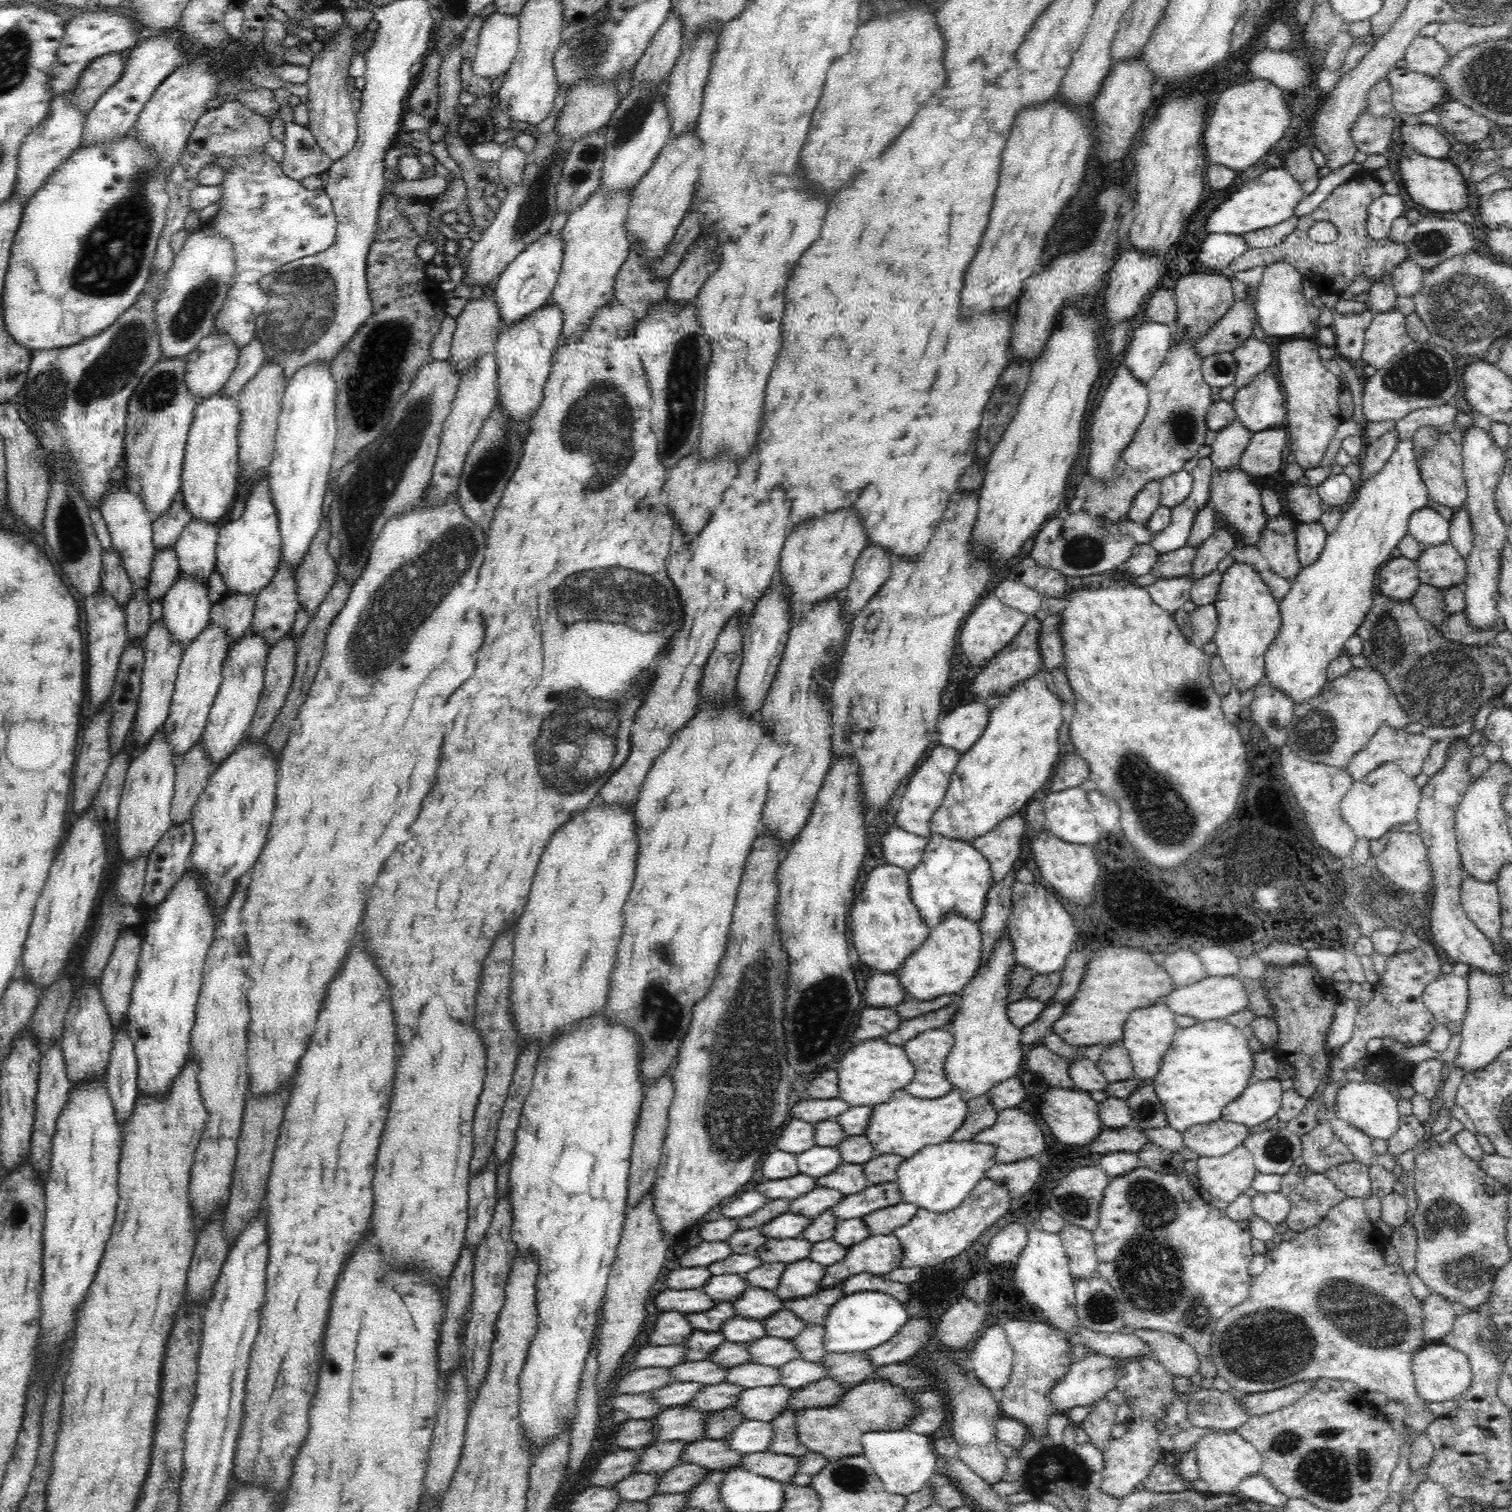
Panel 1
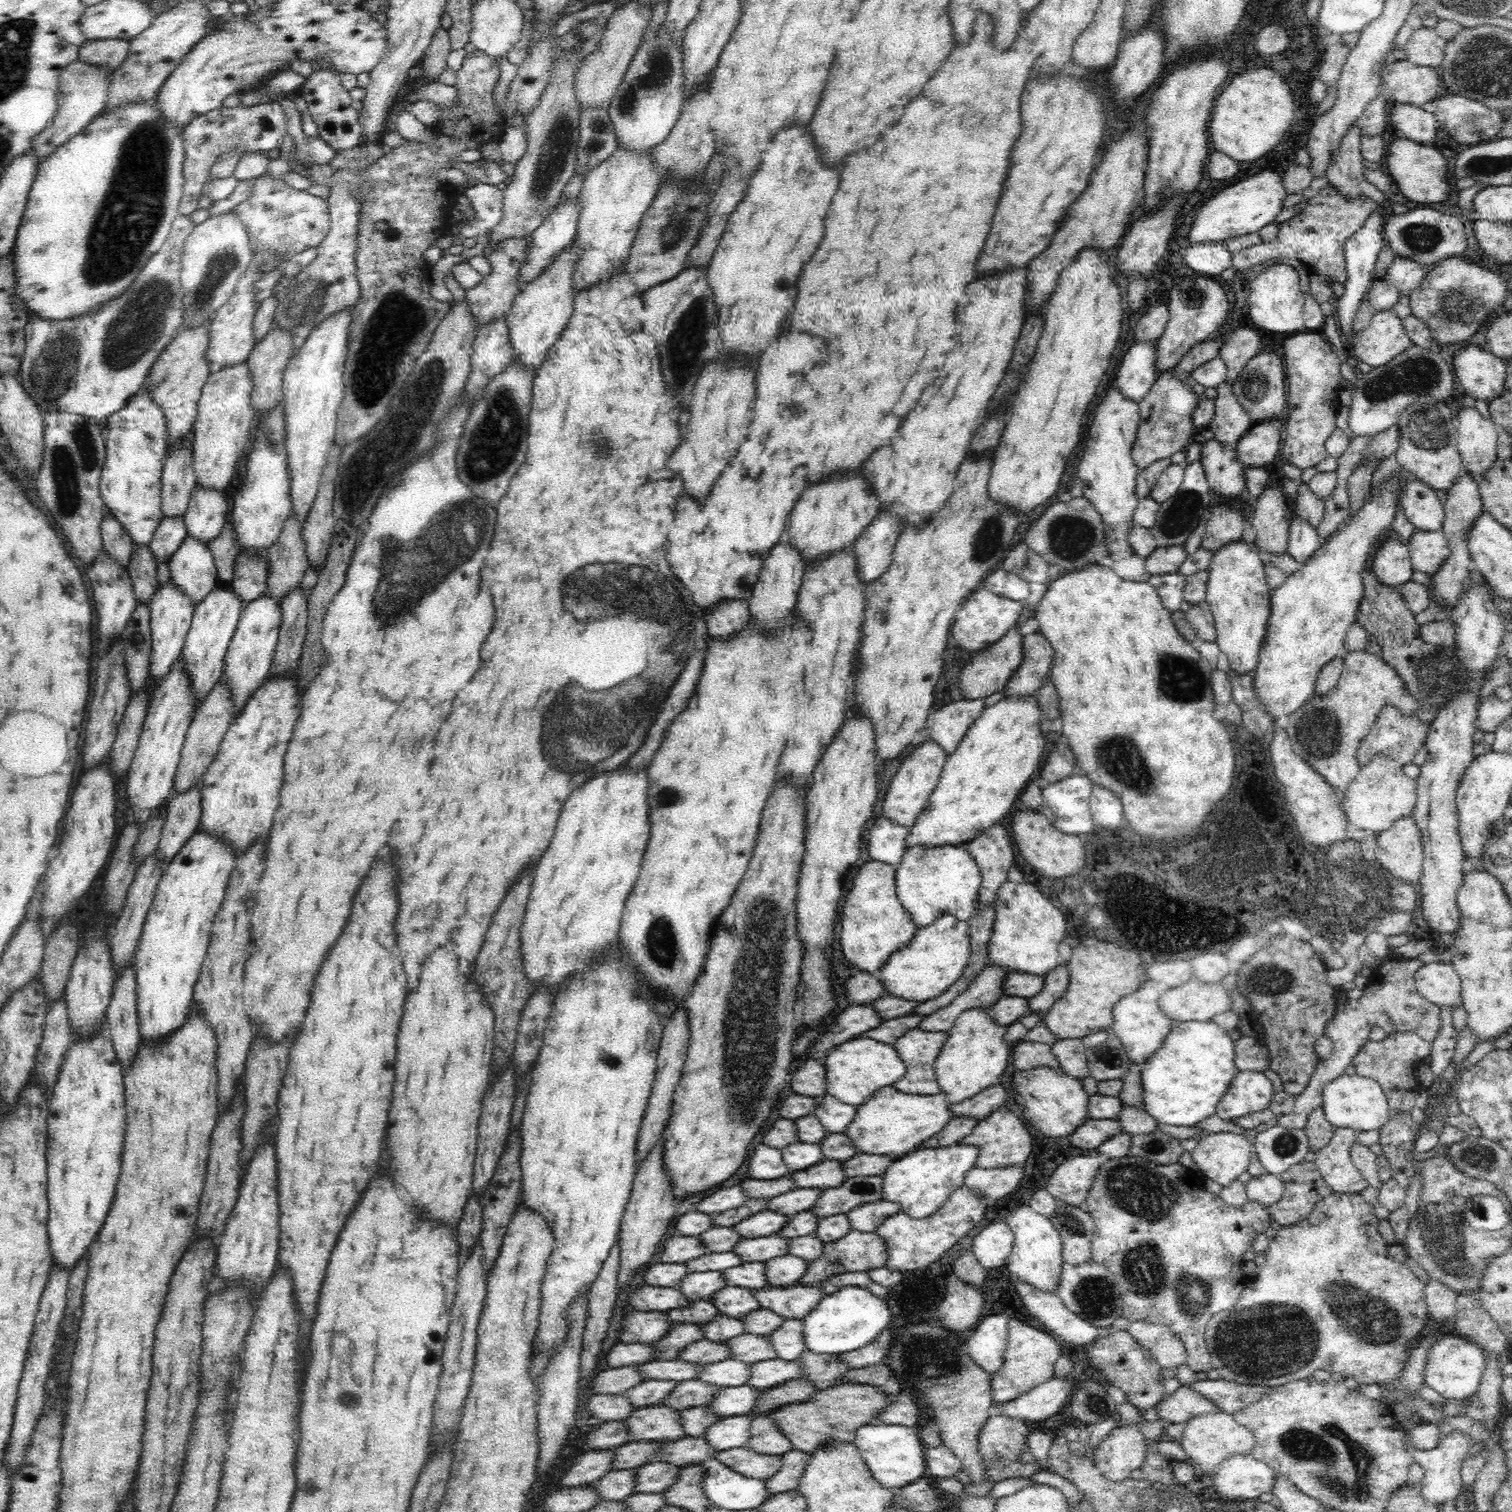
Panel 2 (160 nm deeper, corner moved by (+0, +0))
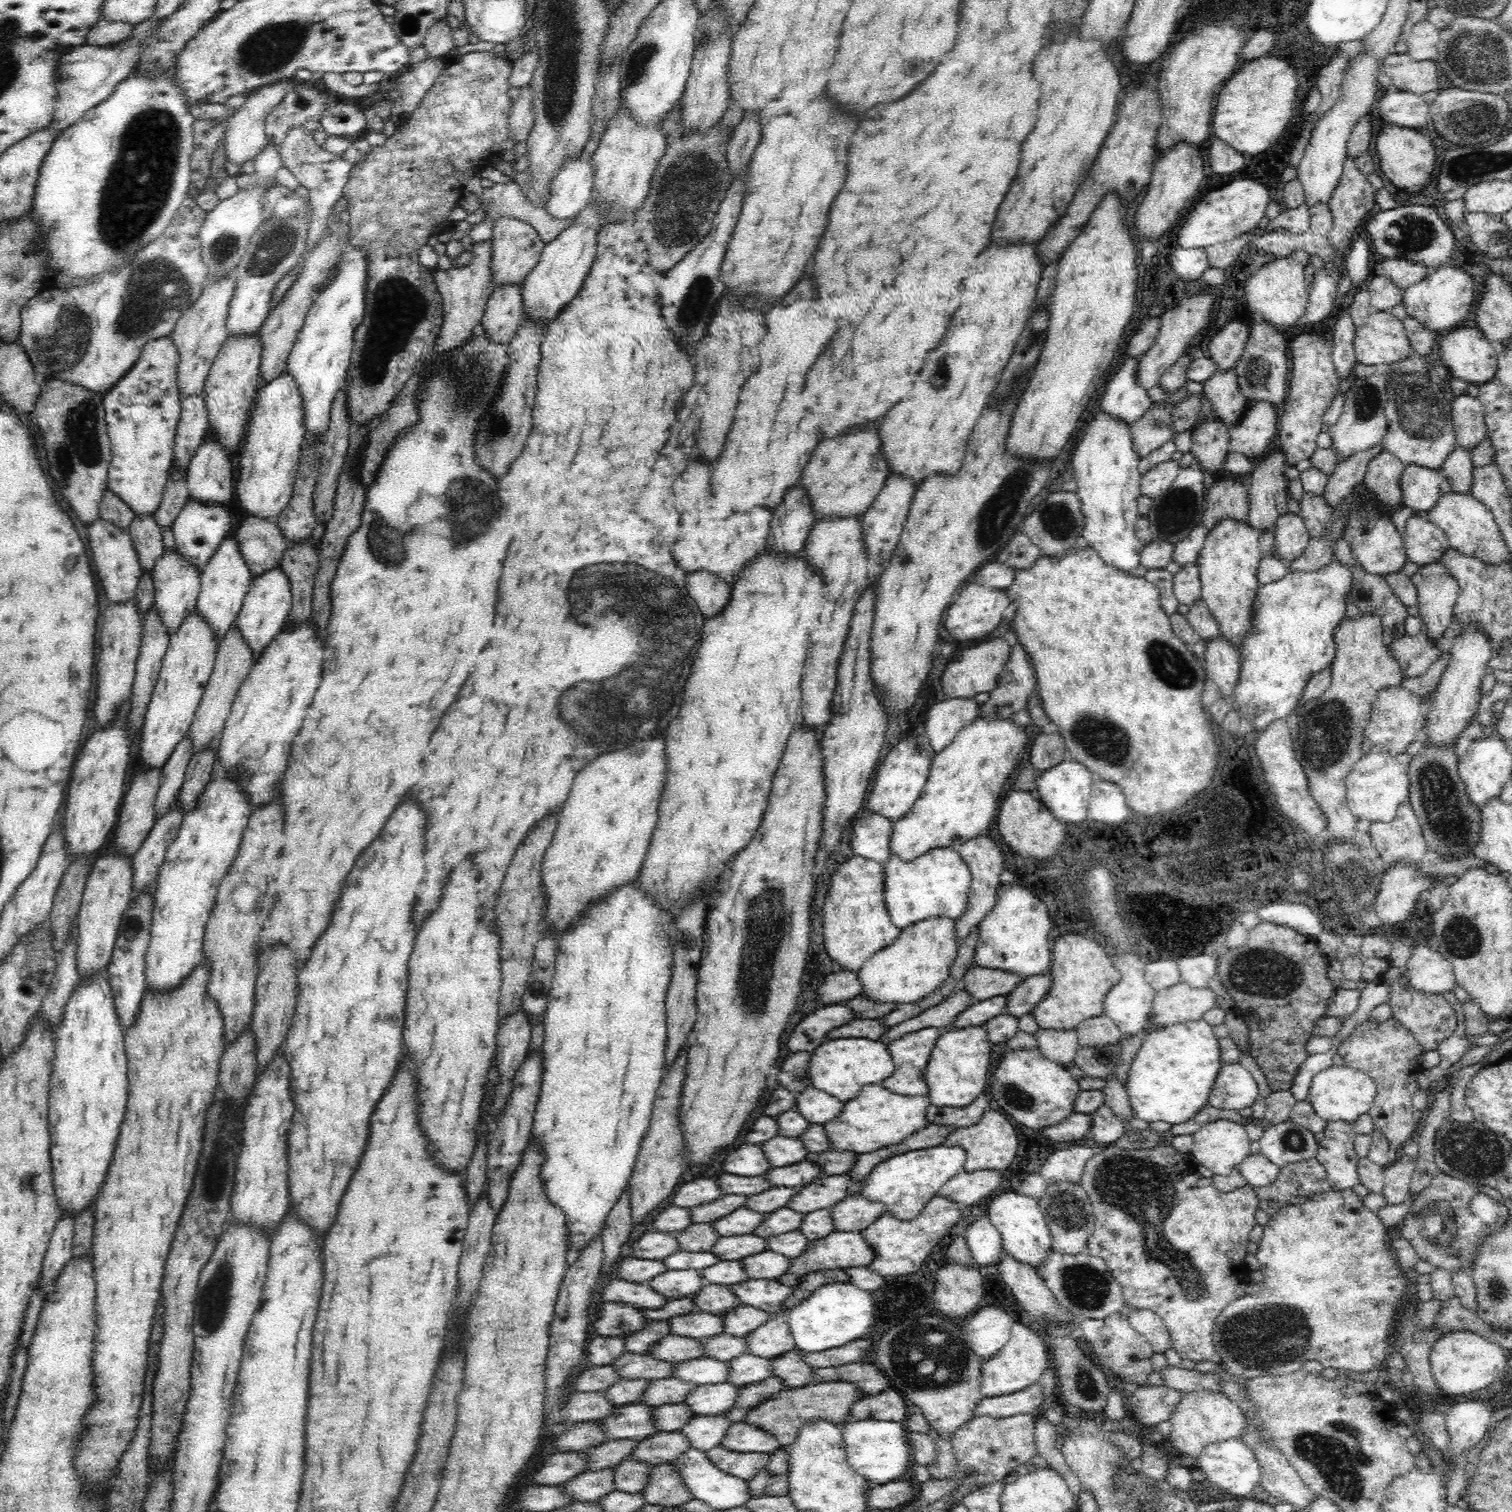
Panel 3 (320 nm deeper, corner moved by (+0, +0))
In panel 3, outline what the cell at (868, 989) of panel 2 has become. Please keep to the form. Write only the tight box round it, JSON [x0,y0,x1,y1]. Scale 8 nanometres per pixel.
[816,970,862,1004]

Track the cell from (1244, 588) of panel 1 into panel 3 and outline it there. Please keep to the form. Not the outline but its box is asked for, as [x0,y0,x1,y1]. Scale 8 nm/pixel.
[1196,519,1264,648]

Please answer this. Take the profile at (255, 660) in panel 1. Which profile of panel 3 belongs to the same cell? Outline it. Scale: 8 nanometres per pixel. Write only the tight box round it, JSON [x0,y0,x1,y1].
[235,567,292,662]

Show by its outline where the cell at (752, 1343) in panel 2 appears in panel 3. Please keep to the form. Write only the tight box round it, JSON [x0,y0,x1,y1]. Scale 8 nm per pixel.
[699,1334,750,1362]

